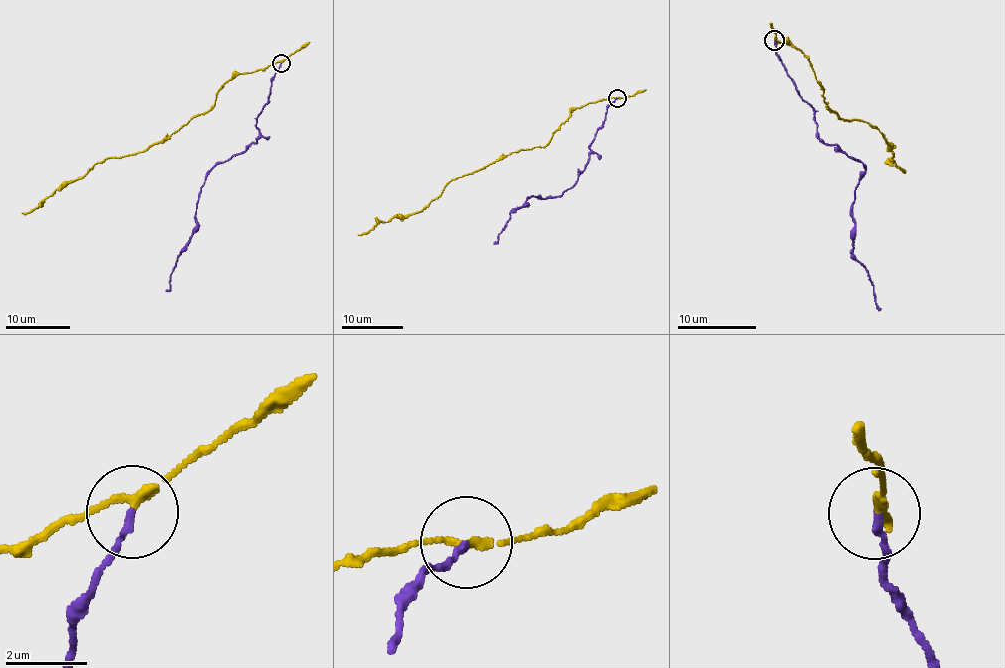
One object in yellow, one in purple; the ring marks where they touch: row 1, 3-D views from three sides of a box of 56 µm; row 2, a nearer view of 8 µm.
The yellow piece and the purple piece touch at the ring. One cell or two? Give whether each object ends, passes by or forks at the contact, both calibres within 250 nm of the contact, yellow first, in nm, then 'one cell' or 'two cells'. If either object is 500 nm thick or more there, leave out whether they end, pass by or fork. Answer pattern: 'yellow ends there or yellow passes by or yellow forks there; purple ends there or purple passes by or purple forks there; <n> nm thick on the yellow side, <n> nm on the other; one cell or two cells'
yellow passes by; purple ends there; 170 nm thick on the yellow side, 160 nm on the other; two cells

